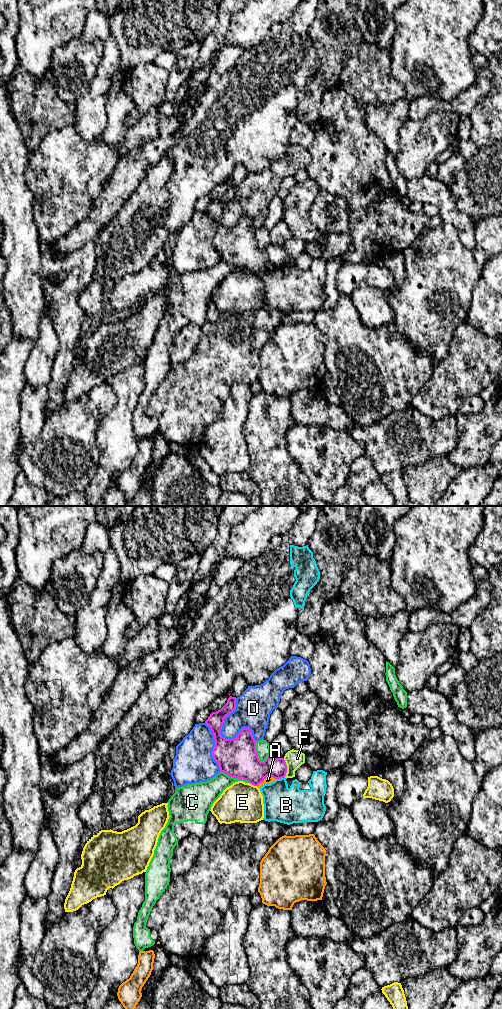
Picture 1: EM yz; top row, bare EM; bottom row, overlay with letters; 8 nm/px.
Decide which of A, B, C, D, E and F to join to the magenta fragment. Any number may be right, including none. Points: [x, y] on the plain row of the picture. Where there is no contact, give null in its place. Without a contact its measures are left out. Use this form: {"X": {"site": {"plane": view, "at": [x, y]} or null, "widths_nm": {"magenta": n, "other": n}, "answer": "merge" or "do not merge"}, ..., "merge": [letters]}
{"A": {"site": {"plane": "yz", "at": [266, 264]}, "widths_nm": {"magenta": 280, "other": 60}, "answer": "do not merge"}, "B": {"site": {"plane": "yz", "at": [280, 266]}, "widths_nm": {"magenta": 190, "other": 280}, "answer": "do not merge"}, "C": {"site": {"plane": "yz", "at": [256, 240]}, "widths_nm": {"magenta": 320, "other": 110}, "answer": "do not merge"}, "D": {"site": {"plane": "yz", "at": [223, 225]}, "widths_nm": {"magenta": 320, "other": 200}, "answer": "do not merge"}, "E": {"site": {"plane": "yz", "at": [253, 272]}, "widths_nm": {"magenta": 300, "other": 320}, "answer": "do not merge"}, "F": {"site": {"plane": "yz", "at": [286, 255]}, "widths_nm": {"magenta": 180, "other": 150}, "answer": "do not merge"}, "merge": []}

